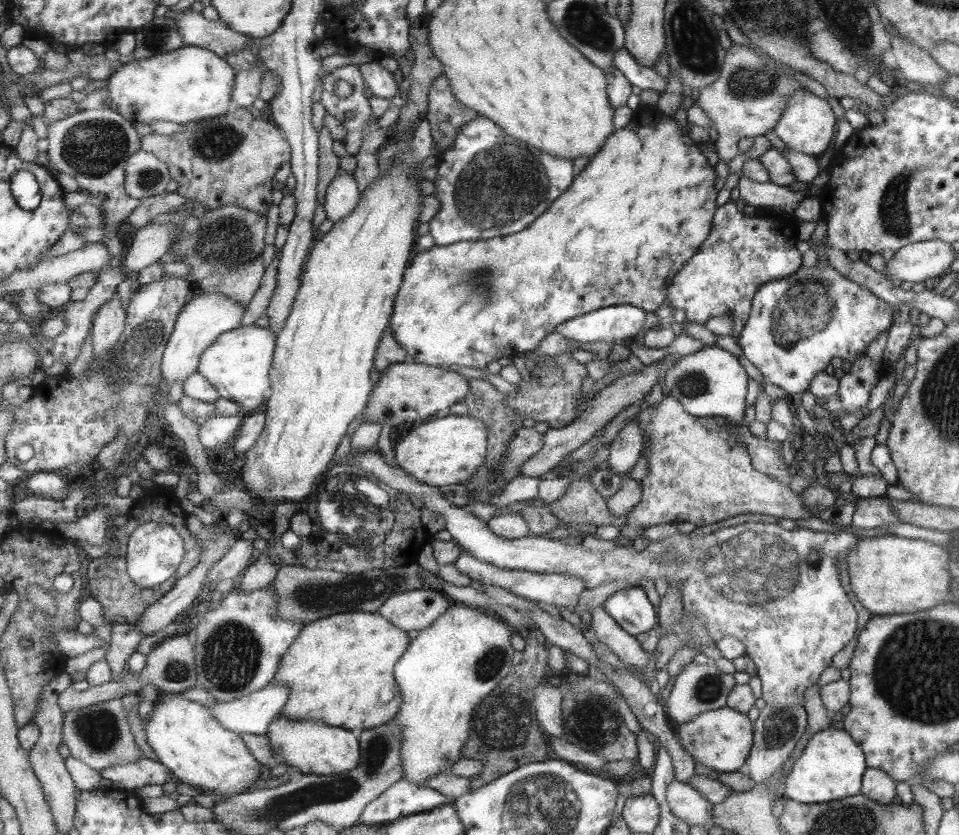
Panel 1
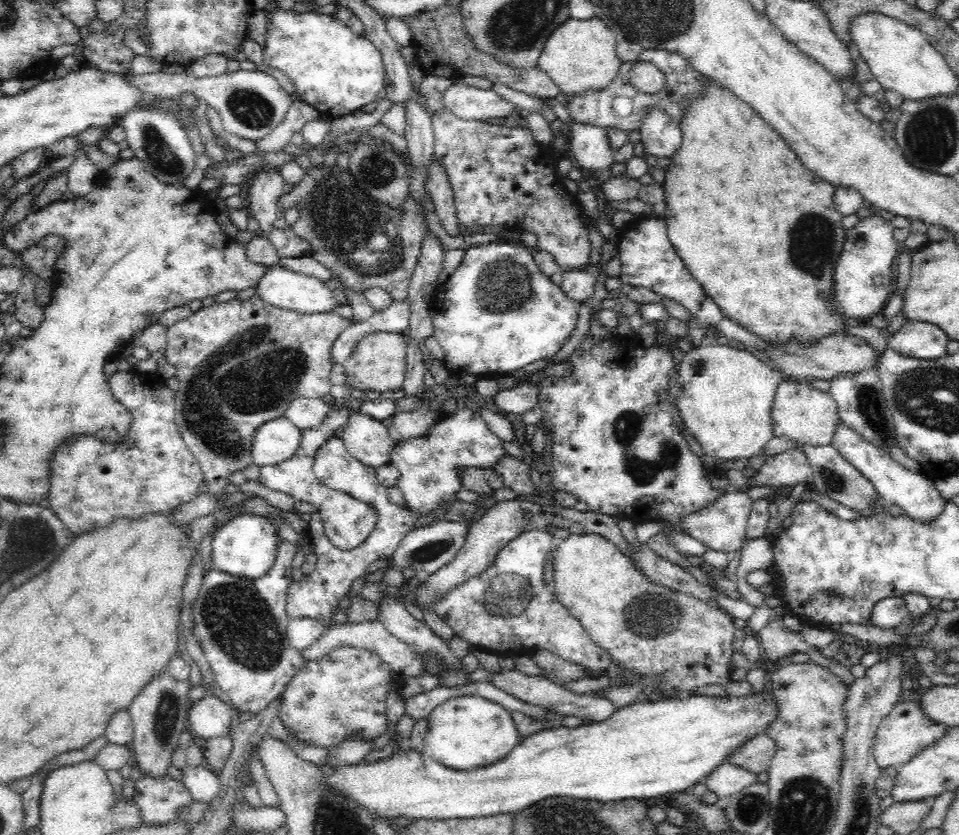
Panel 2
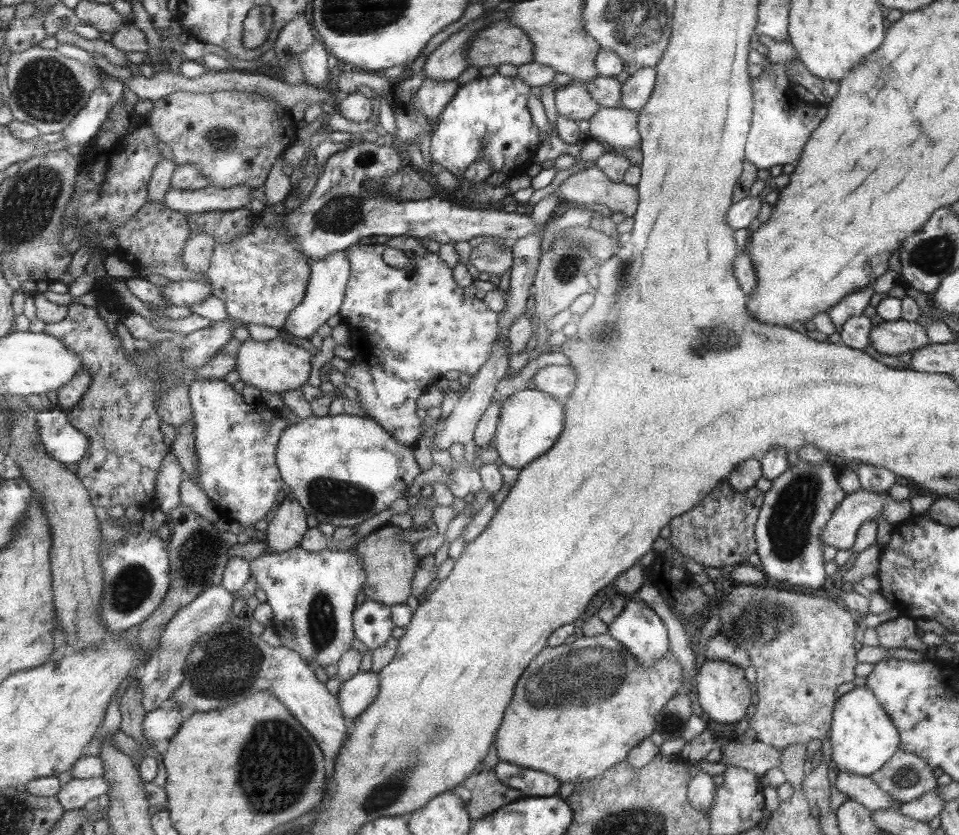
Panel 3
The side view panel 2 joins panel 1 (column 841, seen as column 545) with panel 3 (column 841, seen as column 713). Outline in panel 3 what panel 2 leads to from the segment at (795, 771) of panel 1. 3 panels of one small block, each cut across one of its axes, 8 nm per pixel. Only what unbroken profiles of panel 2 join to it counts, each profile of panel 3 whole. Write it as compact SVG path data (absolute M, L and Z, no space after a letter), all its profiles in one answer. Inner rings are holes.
M865 686L856 687L838 699L830 740L832 765L839 771L868 777L878 773L878 770L892 760L901 744L900 731L889 712L882 707L877 695Z

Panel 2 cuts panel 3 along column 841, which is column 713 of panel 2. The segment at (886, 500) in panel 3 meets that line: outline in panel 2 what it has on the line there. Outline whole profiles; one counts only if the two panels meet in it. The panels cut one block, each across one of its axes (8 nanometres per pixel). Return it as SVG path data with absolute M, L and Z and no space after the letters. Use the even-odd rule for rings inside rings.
M724 492L718 500L710 502L703 510L698 510L680 520L680 527L687 535L692 535L709 549L718 552L736 552L741 550L746 538L747 520L753 500L747 492Z

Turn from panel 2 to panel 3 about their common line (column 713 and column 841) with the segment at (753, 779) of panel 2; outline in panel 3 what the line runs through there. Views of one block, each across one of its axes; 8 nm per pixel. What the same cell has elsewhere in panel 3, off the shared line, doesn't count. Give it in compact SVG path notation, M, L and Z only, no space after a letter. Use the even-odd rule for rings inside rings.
M840 770L836 787L838 791L848 795L849 800L861 803L871 812L878 810L899 811L901 804L883 792L868 776L857 776Z

